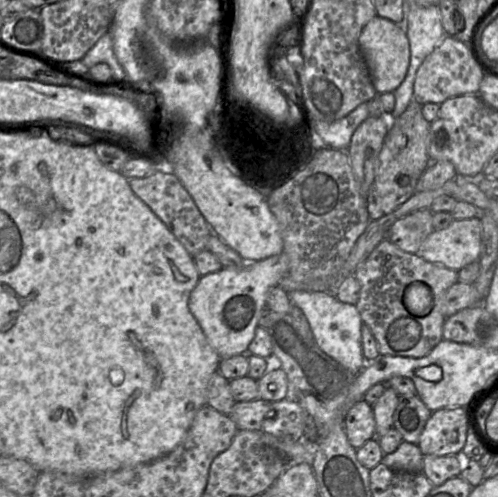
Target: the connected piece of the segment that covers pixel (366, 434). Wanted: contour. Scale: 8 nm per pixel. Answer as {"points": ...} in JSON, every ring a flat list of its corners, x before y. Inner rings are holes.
{"points":[[364,399,356,402,345,413,344,430,349,443,355,449,376,437,373,409]]}

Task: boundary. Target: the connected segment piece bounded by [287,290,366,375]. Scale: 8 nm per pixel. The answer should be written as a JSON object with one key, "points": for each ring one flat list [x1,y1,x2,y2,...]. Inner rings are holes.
{"points":[[295,290,287,292,291,304,299,307,305,314,312,335,320,349,342,366,357,375,366,365,362,353,362,320,356,306,339,301,333,293]]}

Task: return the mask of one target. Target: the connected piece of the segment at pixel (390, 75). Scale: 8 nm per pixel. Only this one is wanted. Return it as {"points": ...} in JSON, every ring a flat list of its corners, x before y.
{"points":[[376,15,363,27,358,44,377,93,394,92,403,82,410,62,409,40,403,27]]}

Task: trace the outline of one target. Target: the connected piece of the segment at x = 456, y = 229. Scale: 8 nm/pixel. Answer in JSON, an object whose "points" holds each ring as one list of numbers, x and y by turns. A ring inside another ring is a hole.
{"points":[[479,217,453,220,441,230,434,230,417,253,424,260,459,271,479,261,482,225]]}

